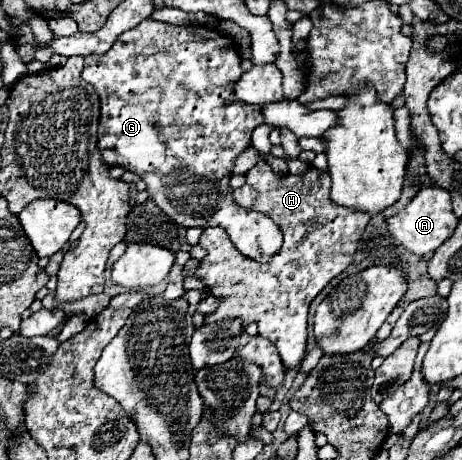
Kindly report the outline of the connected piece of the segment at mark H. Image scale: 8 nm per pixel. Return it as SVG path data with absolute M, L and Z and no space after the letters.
M261 161L247 173L247 183L241 189L233 191L235 201L251 211L259 211L269 215L281 229L285 241L281 251L269 261L269 263L257 263L253 259L243 257L231 243L227 231L221 227L209 227L203 231L199 245L207 249L207 257L201 261L197 269L197 277L203 279L207 285L207 291L221 301L221 307L205 317L205 323L221 321L221 319L243 319L243 325L249 323L259 325L259 335L269 339L277 345L279 355L283 359L285 371L299 369L301 361L305 357L307 347L307 311L311 301L319 295L319 291L339 273L347 269L347 265L353 261L353 255L357 251L359 237L369 223L371 215L363 215L361 211L351 211L349 207L339 207L337 203L331 203L329 197L331 191L331 177L327 171L311 167L305 175L277 175L271 171L269 163Z

